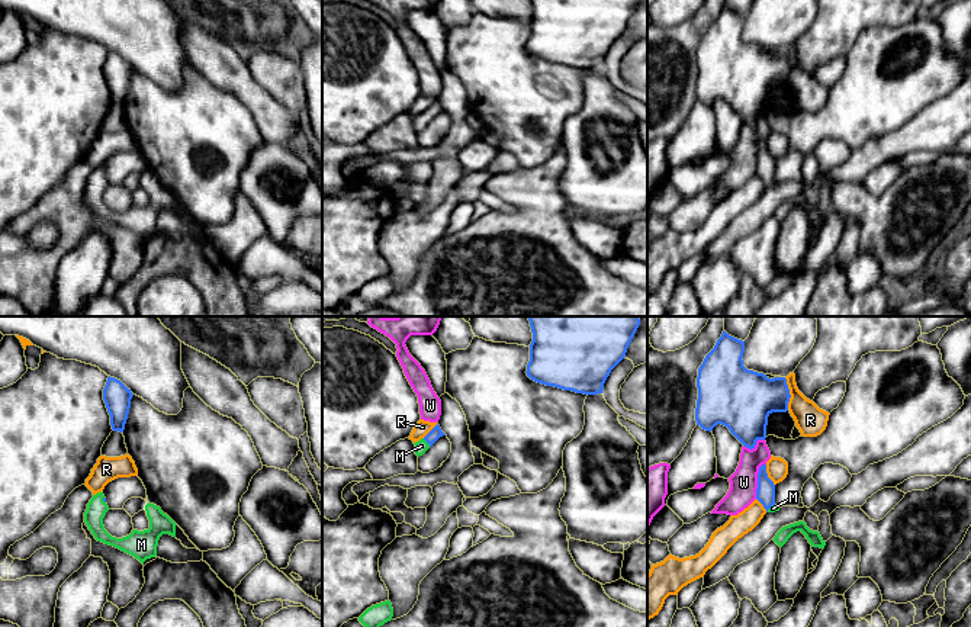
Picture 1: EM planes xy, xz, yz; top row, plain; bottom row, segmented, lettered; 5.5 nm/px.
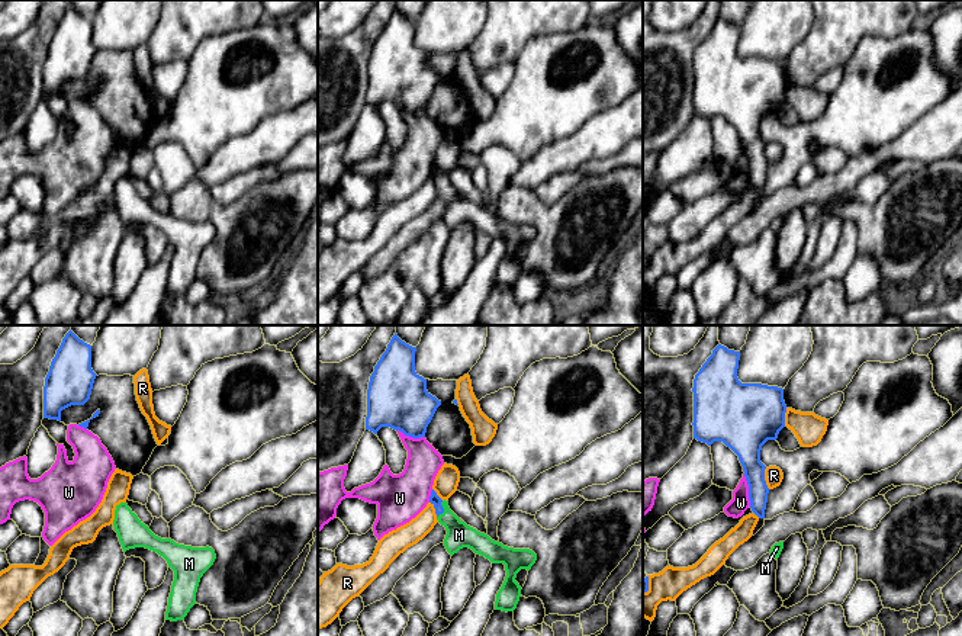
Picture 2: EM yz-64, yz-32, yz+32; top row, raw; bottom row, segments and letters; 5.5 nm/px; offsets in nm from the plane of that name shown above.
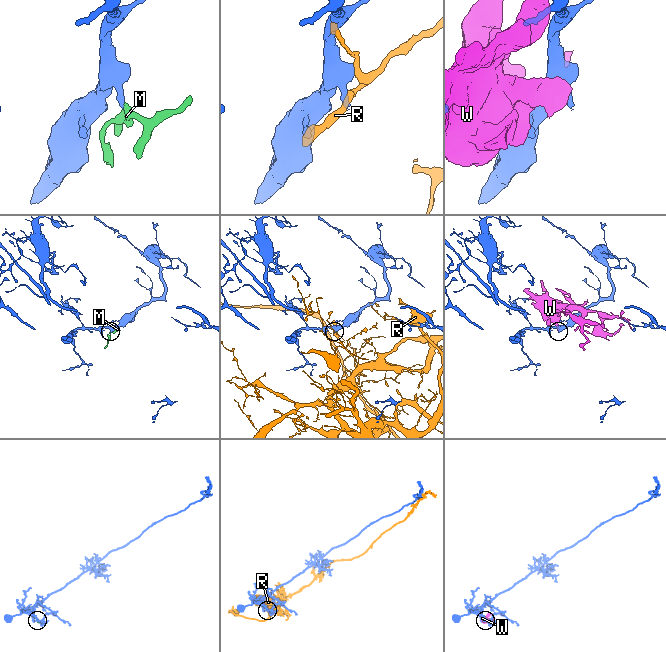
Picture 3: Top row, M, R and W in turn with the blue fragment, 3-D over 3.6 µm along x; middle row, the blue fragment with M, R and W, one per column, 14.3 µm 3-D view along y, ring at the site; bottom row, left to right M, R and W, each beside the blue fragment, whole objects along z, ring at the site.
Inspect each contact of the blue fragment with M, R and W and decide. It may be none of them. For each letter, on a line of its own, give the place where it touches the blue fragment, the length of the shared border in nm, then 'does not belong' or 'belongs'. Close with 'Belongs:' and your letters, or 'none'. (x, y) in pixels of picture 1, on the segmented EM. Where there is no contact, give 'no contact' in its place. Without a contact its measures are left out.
M: meets blue in xz at (427, 441); contact 60 nm long; belongs
R: meets blue in yz at (788, 394); contact 190 nm long; does not belong
W: meets blue in yz at (758, 481); contact 200 nm long; does not belong
Belongs: M

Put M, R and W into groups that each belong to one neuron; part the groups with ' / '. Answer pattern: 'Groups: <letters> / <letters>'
Groups: M / R / W

